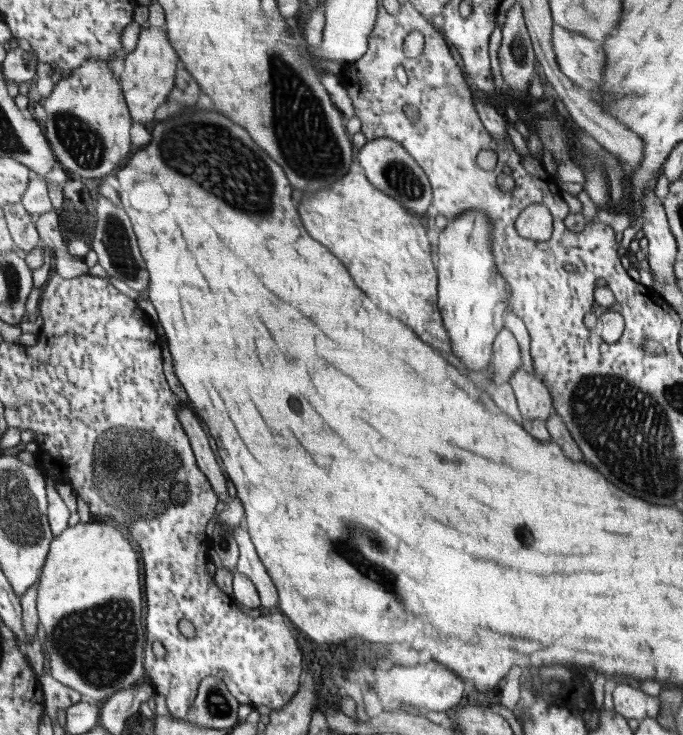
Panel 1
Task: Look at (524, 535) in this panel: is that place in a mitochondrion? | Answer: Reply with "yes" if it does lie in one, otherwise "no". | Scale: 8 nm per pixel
yes

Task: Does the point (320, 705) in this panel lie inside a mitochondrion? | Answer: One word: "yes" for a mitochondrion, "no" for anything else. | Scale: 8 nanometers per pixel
no

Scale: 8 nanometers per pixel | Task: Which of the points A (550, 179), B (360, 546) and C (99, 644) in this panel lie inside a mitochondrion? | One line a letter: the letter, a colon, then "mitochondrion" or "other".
A: other
B: mitochondrion
C: mitochondrion

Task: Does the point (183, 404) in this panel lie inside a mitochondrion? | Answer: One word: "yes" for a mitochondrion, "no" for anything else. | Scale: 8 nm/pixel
no

